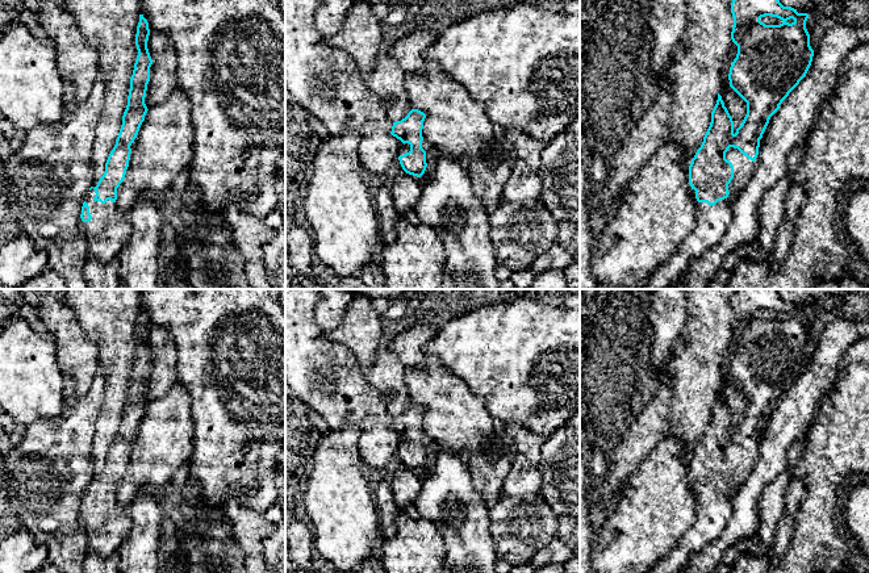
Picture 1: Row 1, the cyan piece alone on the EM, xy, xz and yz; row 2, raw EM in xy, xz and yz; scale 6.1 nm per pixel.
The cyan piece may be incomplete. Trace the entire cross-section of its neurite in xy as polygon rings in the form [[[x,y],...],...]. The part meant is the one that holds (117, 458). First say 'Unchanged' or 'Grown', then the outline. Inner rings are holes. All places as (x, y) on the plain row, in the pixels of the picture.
Grown. [[[139,309],[135,329],[138,350],[130,372],[128,400],[122,410],[122,419],[105,457],[105,467],[85,489],[82,501],[80,526],[85,532],[88,552],[109,557],[117,552],[131,528],[128,513],[117,507],[117,482],[124,476],[129,461],[131,438],[137,432],[139,422],[145,415],[147,401],[145,398],[147,378],[150,376],[150,361],[153,354],[147,343],[150,330],[149,317]]]

